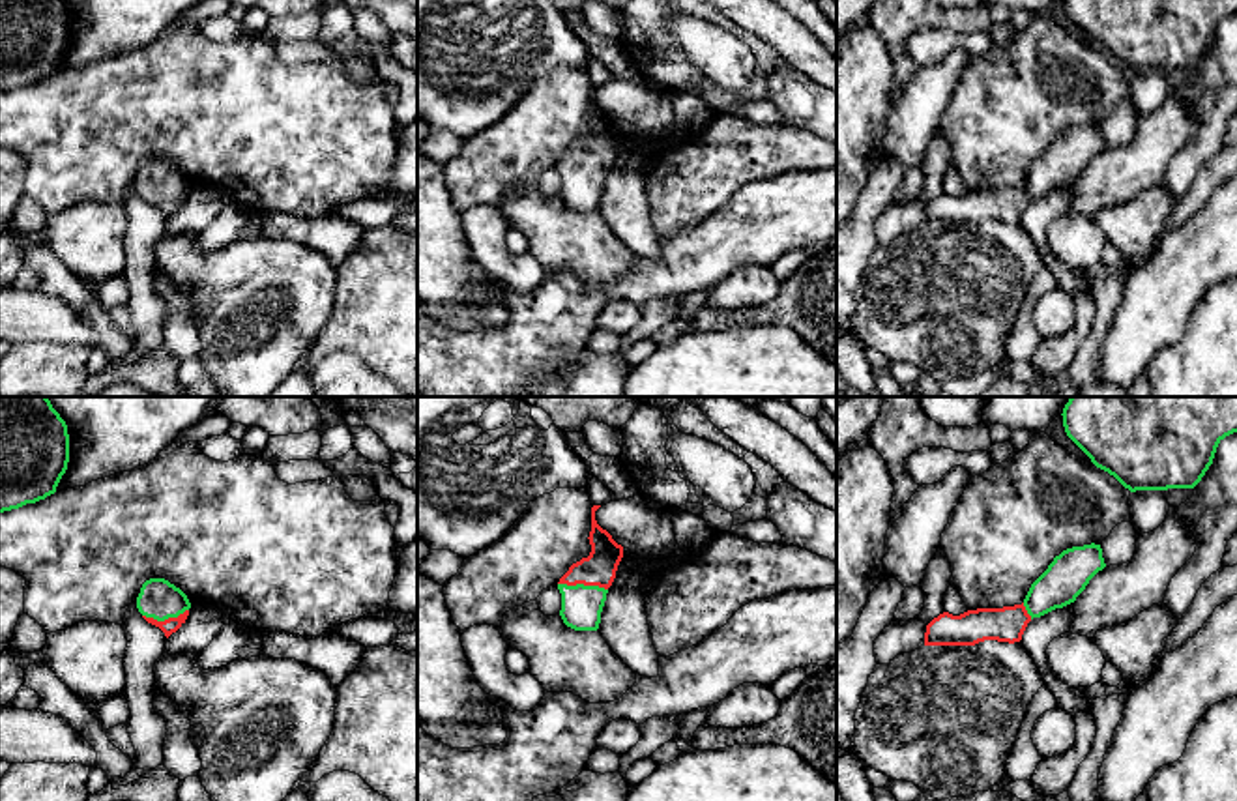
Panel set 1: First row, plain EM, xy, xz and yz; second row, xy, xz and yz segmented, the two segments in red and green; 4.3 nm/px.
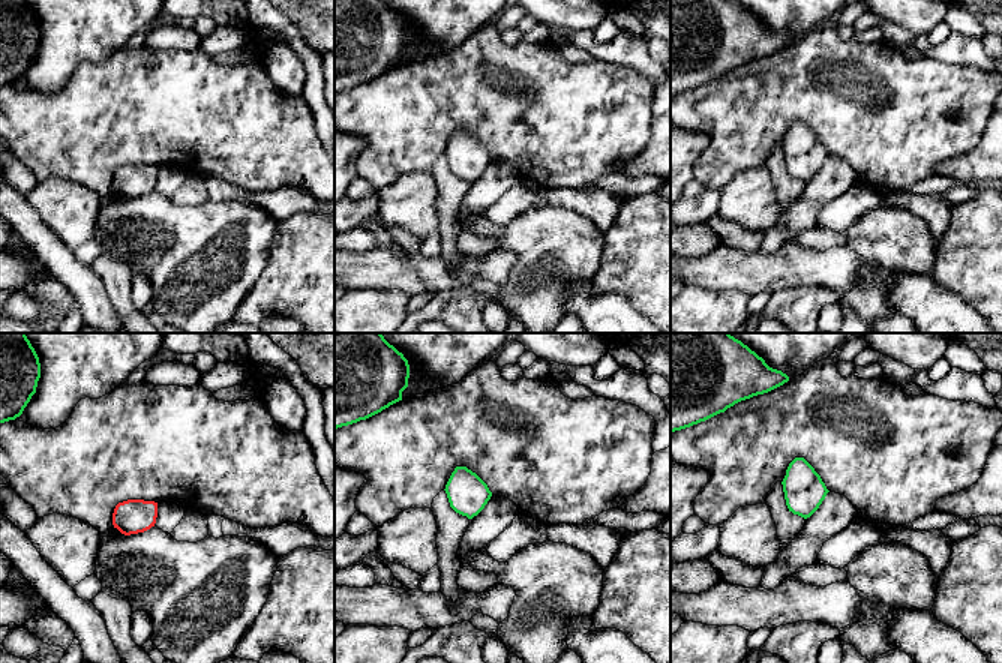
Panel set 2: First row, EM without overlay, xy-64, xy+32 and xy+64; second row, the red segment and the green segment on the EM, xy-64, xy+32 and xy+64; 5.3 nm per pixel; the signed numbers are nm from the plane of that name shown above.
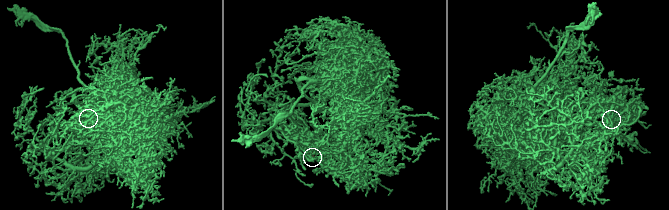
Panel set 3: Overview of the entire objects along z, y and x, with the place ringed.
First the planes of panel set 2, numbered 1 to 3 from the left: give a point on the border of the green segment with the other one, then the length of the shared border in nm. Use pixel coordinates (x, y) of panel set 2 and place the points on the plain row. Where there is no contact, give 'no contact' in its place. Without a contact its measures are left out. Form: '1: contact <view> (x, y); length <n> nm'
1: no contact
2: no contact
3: no contact

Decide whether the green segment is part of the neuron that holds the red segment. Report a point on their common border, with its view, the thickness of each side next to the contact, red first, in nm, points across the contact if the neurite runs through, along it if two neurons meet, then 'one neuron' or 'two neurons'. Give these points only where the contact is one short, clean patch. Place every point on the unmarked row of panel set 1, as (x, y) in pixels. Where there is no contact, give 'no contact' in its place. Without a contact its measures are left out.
xz (582, 163) | 150/180 nm | across xz (599, 148), (582, 163), (581, 186) | one neuron

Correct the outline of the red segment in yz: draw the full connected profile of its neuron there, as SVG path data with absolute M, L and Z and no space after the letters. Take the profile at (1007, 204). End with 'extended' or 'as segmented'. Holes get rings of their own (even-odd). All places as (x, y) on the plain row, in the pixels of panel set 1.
M1100 125L1063 131L1031 165L1022 185L939 195L926 206L924 226L975 226L984 221L1020 223L1027 204L1076 182L1106 148Z | extended

